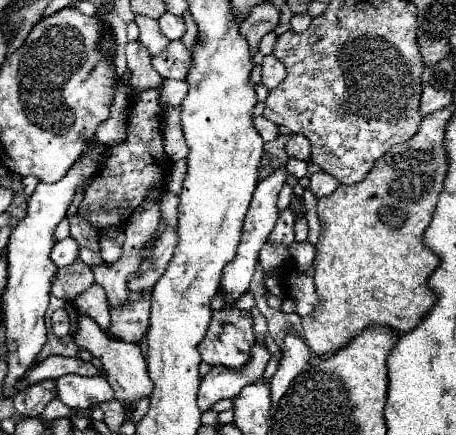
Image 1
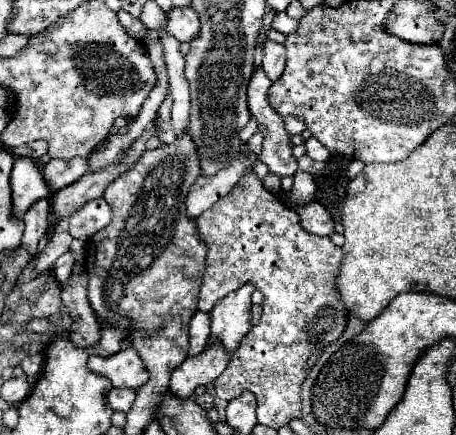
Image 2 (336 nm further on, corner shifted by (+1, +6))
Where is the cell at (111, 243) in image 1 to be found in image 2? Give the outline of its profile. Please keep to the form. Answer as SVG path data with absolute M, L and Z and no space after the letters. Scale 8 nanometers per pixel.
M99 198L87 202L87 206L77 210L69 218L69 232L73 238L89 240L93 234L107 228L109 224L111 224L111 206L103 198Z

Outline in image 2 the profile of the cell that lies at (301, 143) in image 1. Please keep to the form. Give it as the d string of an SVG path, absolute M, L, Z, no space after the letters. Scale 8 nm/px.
M317 138L305 140L305 148L307 148L307 156L309 156L311 160L321 160L321 162L329 160L329 152L325 150L325 146L323 146Z

